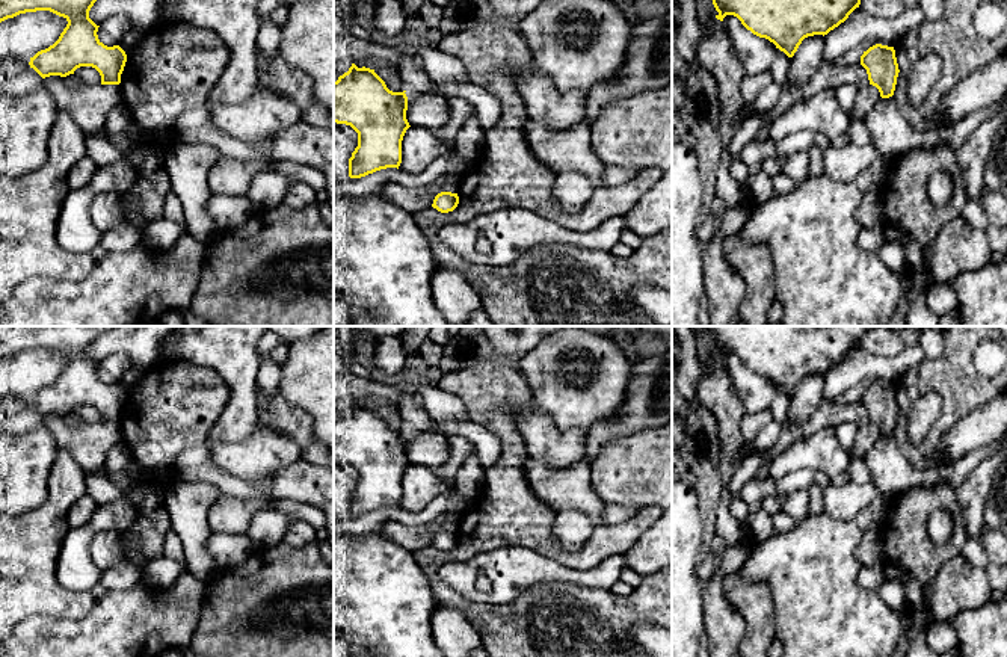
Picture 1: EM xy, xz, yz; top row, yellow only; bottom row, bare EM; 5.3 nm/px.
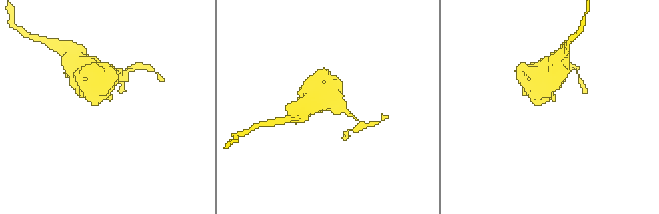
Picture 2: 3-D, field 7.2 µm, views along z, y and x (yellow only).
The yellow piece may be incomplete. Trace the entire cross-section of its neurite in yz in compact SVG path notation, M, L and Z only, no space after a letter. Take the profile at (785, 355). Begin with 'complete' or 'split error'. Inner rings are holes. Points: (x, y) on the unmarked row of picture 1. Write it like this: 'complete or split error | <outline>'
complete | M704 326L704 331L711 335L717 358L734 353L753 373L793 396L805 376L824 375L844 361L871 328L876 326Z

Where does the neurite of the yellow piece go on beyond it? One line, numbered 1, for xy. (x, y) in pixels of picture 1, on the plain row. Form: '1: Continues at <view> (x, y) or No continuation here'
1: No continuation here

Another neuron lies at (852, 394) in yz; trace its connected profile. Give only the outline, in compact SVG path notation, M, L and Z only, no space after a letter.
M871 375L859 381L851 388L845 390L841 396L835 397L833 400L829 400L833 405L844 406L848 403L861 402L861 394L873 384L876 384L877 379Z

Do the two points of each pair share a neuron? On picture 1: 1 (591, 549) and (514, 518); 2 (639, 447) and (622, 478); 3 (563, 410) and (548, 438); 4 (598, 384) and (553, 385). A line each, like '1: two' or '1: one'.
1: one
2: one
3: two
4: one

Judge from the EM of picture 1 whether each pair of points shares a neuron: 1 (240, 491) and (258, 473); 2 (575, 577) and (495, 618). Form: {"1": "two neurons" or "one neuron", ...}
{"1": "two neurons", "2": "two neurons"}

